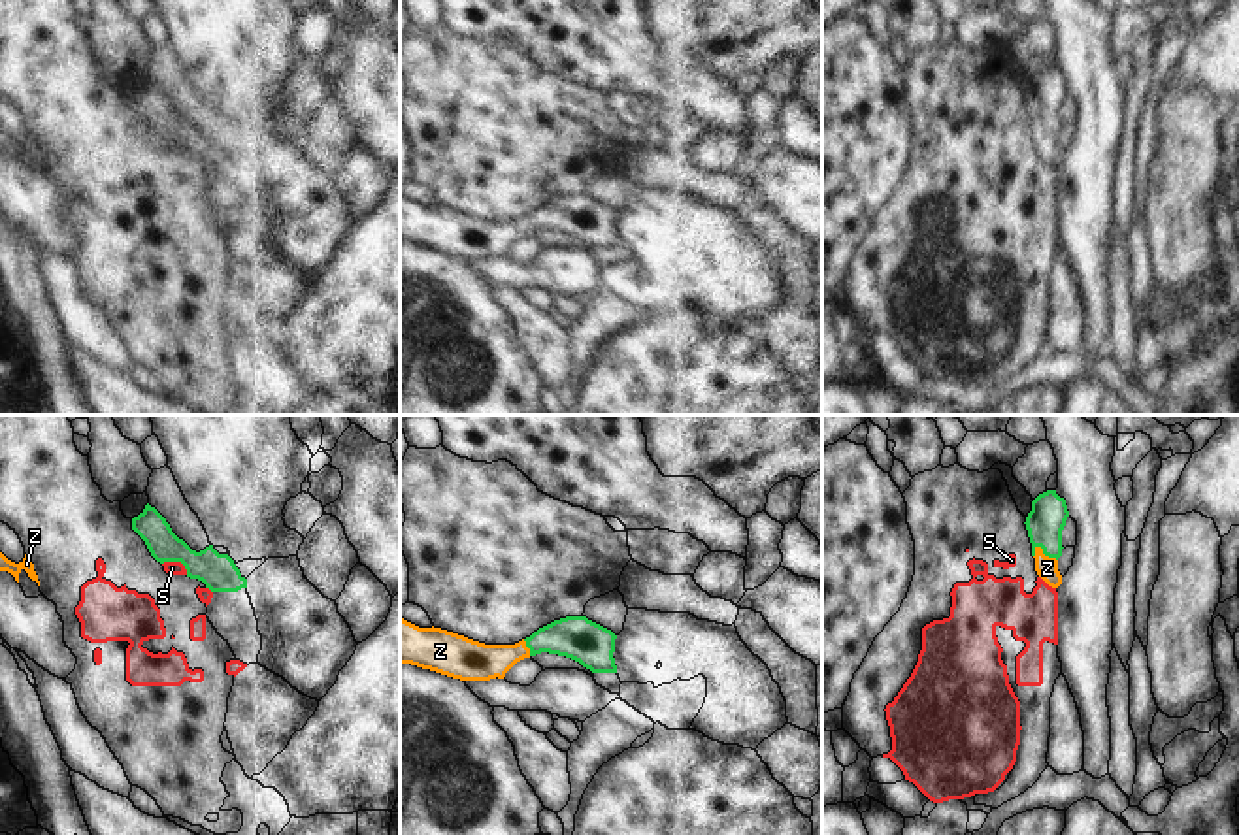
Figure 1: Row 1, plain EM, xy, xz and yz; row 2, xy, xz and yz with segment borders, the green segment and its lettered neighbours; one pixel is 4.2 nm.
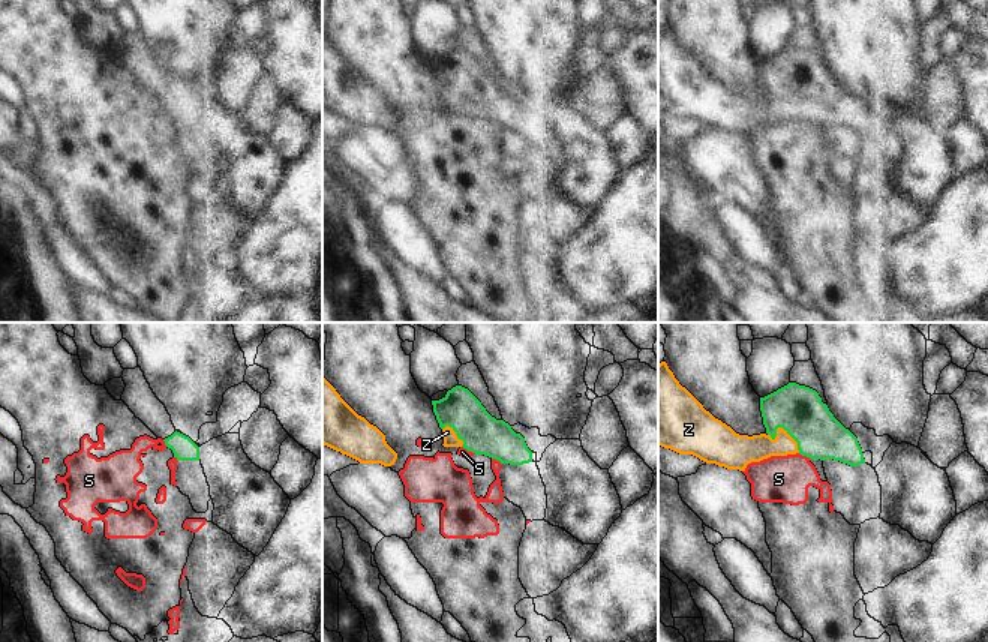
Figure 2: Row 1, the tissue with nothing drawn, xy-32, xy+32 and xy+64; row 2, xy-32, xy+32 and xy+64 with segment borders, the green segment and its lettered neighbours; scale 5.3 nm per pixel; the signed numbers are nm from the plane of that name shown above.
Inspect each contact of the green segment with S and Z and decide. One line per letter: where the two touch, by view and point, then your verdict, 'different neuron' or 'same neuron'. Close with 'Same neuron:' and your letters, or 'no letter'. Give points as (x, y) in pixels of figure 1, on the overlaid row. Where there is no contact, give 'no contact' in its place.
S: contact xy (178, 560); different neuron
Z: contact yz (1045, 555); same neuron
Same neuron: Z

